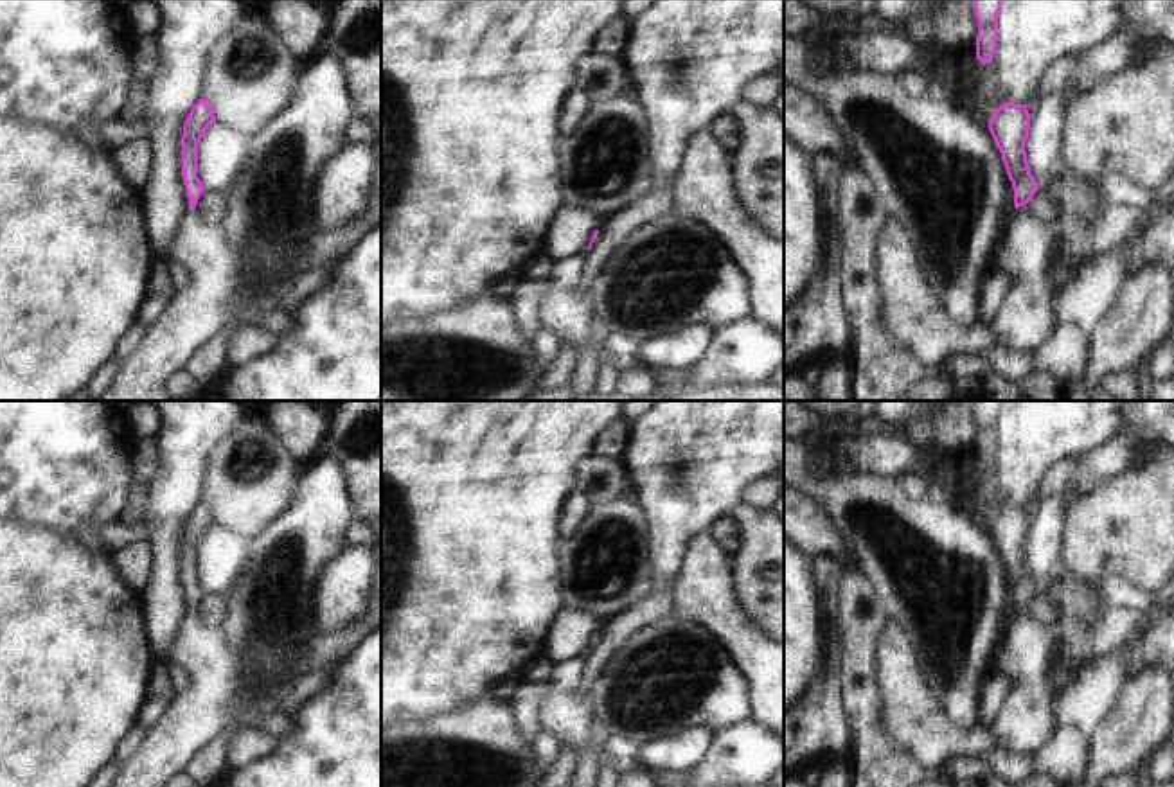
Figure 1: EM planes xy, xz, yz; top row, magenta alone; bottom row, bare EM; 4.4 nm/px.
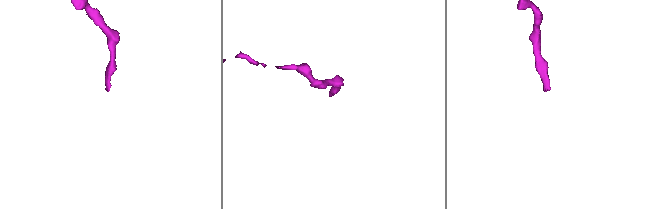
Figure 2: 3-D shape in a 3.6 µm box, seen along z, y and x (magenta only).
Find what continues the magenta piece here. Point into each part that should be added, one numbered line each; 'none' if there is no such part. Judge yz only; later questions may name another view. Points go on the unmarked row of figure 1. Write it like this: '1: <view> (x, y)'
1: yz (1025, 723).

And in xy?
1: xy (222, 687).

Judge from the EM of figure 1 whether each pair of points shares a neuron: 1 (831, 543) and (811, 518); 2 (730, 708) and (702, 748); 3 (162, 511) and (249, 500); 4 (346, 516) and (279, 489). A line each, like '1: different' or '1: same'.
1: same
2: different
3: different
4: different

